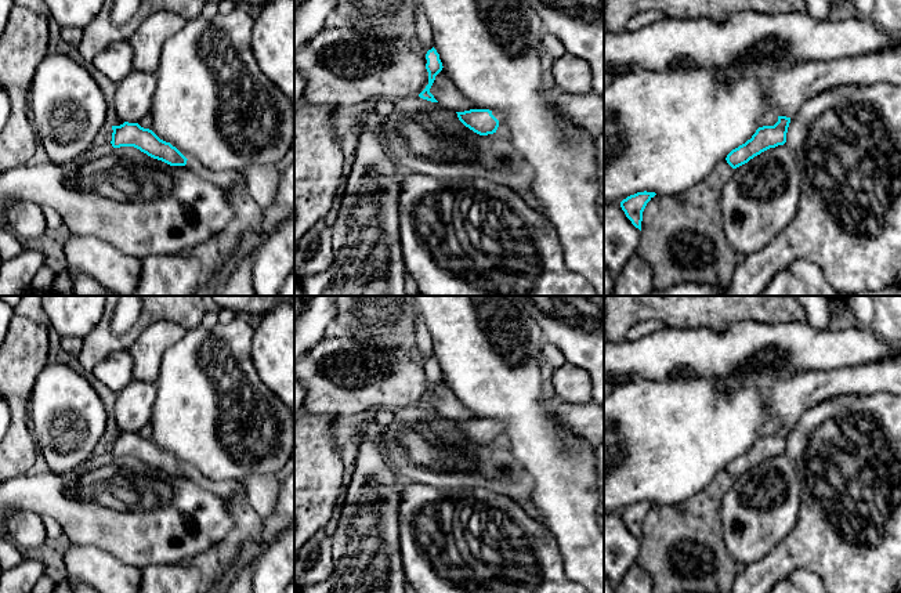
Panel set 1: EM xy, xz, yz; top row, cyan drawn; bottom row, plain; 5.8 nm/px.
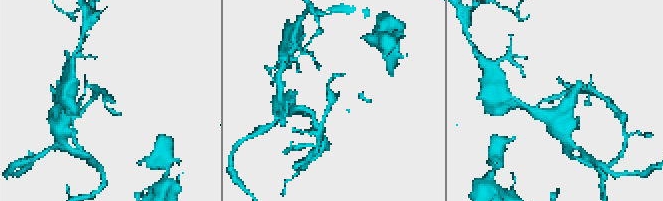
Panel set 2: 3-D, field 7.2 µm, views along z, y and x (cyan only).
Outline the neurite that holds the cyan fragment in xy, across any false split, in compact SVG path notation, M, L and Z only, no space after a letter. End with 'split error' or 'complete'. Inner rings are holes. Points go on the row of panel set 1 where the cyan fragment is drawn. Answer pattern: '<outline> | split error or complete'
M124 122L112 126L112 147L134 147L148 156L162 160L170 166L188 166L195 173L210 182L228 191L245 191L246 182L240 171L207 171L199 163L187 159L170 142L160 140L152 130L141 127L138 123Z | split error

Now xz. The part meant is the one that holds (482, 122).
M489 109L456 112L459 120L480 135L506 134L504 115Z | split error

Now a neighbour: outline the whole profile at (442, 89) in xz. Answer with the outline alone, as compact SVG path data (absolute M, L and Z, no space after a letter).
M441 70L430 88L430 93L439 102L441 106L455 111L464 112L475 109L475 106L455 87L449 76Z

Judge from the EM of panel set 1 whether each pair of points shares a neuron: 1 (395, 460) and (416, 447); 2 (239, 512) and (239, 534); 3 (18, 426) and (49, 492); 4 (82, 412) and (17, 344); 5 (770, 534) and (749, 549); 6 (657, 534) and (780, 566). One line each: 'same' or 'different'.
1: same
2: same
3: different
4: different
5: same
6: different

